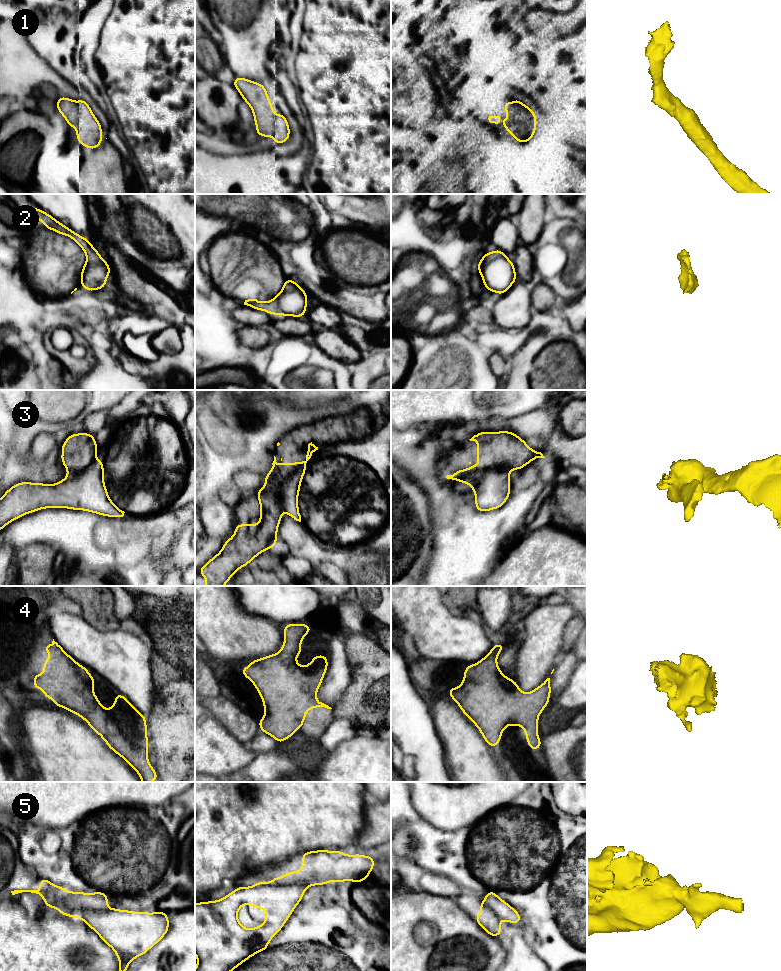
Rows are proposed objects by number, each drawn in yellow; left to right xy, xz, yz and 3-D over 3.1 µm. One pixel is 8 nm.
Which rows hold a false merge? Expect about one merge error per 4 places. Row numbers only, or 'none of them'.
3, 5

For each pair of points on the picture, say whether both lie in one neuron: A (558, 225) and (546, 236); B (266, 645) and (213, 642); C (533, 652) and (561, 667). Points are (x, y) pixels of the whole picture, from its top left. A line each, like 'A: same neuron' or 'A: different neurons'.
A: same neuron
B: same neuron
C: different neurons

